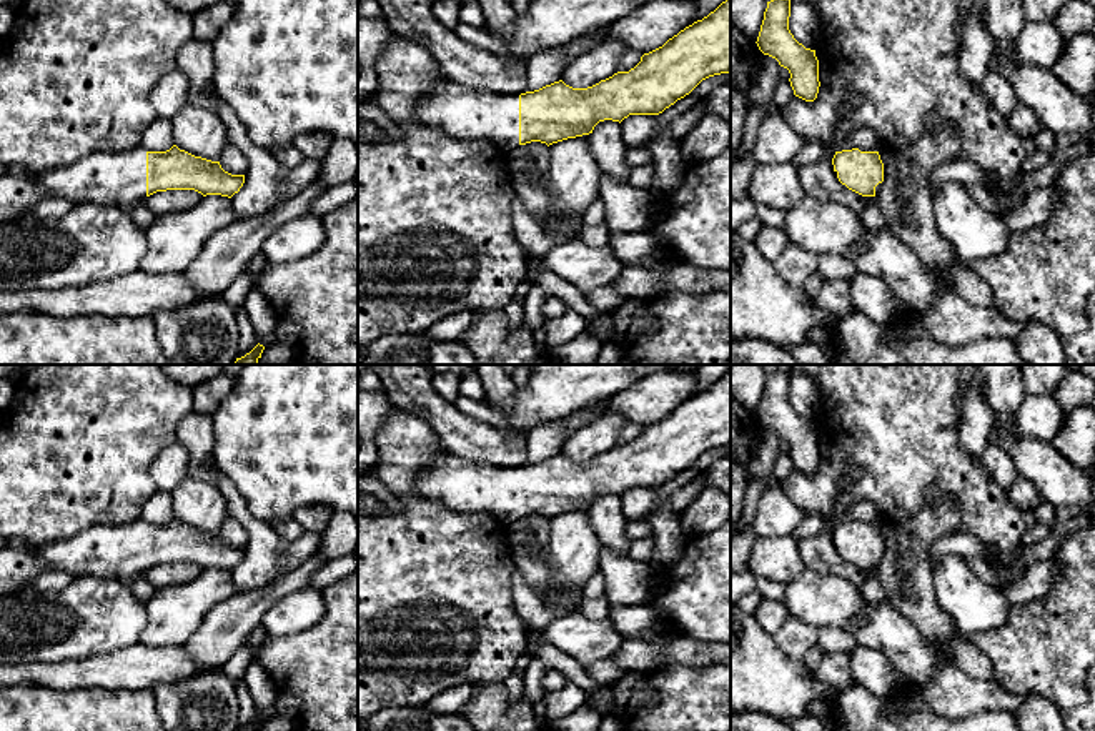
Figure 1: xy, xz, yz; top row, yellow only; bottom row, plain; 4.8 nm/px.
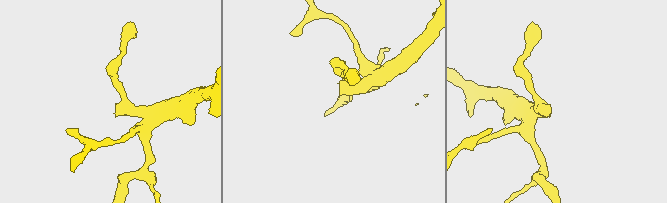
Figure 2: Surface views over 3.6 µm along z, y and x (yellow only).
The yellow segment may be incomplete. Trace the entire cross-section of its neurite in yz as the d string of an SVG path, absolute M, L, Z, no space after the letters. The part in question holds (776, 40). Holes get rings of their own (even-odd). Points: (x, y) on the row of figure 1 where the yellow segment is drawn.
M770 0L757 37L757 47L764 55L779 62L790 73L794 95L814 102L819 93L819 60L815 50L799 43L789 30L790 0Z

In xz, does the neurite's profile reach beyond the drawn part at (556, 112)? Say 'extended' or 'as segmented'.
extended

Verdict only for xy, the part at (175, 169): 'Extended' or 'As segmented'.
Extended

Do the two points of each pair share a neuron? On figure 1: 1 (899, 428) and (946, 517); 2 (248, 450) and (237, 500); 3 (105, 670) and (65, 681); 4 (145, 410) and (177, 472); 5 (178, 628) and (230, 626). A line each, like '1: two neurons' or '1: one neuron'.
1: two neurons
2: two neurons
3: one neuron
4: two neurons
5: two neurons

